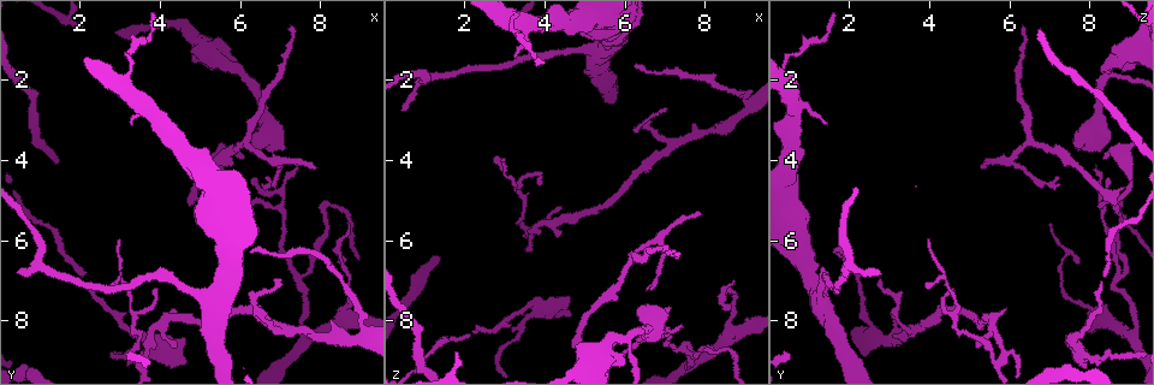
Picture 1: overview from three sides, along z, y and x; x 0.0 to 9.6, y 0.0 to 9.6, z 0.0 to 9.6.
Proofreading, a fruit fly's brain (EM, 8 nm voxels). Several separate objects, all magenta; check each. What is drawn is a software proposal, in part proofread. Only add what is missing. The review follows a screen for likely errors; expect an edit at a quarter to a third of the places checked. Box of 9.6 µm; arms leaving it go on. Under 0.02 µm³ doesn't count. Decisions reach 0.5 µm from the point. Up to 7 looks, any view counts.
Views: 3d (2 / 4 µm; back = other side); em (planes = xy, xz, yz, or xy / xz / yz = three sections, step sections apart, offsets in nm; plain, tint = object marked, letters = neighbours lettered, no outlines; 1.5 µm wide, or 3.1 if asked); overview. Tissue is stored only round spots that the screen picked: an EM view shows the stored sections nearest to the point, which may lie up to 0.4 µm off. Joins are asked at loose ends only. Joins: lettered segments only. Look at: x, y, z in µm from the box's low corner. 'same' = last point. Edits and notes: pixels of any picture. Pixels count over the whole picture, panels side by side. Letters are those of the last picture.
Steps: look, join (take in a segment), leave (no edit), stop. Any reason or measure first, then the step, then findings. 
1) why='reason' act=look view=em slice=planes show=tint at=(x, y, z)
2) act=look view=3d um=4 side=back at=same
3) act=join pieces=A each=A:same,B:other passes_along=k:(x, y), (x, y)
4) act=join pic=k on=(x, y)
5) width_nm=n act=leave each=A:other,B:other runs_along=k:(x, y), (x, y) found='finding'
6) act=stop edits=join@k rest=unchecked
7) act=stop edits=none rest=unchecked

why='tapers out' act=look view=3d um=2 at=(2.85, 7.10, 3.80)

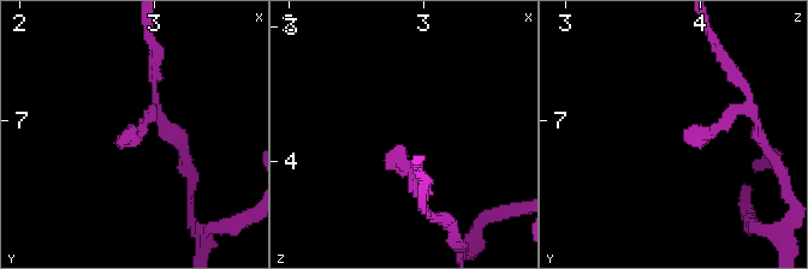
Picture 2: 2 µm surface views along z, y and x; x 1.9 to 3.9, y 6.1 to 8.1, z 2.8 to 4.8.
why='shape alone is not enough' act=look view=em slice=planes show=letters at=(2.80, 7.06, 3.86)

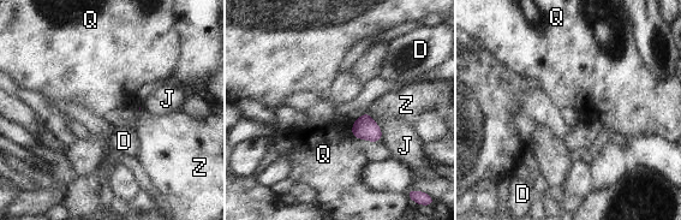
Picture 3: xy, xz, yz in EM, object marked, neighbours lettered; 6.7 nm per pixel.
act=leave each=D:other,J:other,Q:other,Z:other border=3:(354, 120), (352, 128), (353, 138) found='none of them fits'

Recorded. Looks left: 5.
why='branch stops here' act=look view=em slice=planes show=letters at=(4.50, 8.55, 5.15)

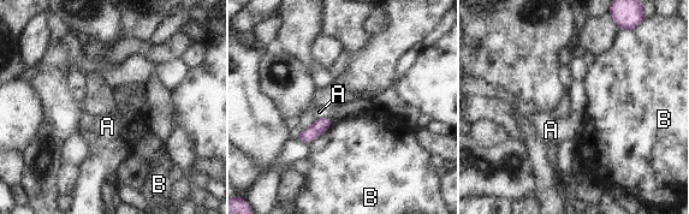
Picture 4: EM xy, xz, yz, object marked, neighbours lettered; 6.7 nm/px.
act=leave each=A:other,B:other border=4:(333, 122), (309, 144) found='no lettered segment goes on from it'

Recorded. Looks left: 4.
act=look view=em slice=yz step=8 show=plain at=(7.20, 0.60, 6.35)

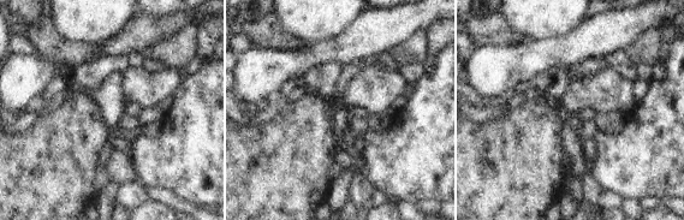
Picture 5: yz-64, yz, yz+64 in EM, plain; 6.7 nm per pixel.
act=look view=em slice=yz step=8 show=letters at=same

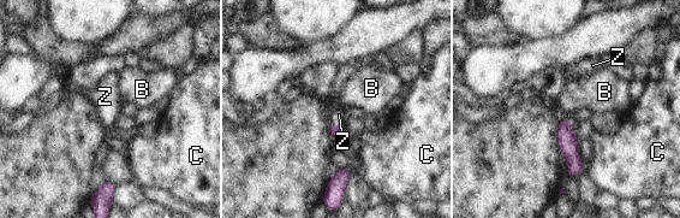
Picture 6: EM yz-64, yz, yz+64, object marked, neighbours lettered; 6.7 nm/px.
longest_contact=Z:90nm act=join pieces=Z each=B:other,C:other,Z:same passes_along=6:(334, 131), (336, 128), (339, 115) found='the neuron continues'

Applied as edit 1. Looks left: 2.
act=stop edits=join@6 rest=unchecked

